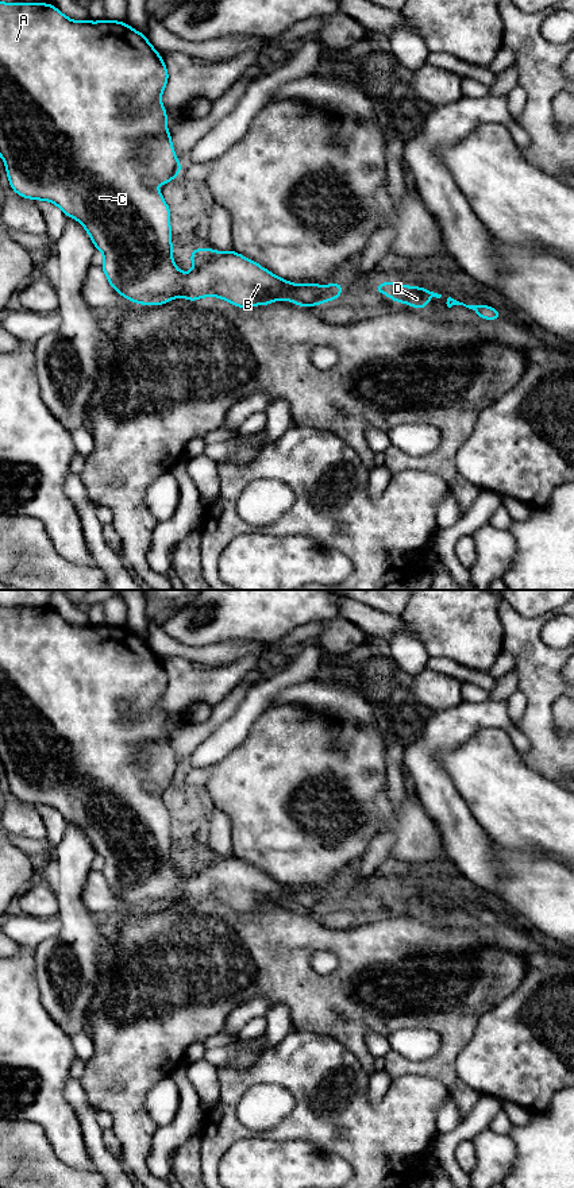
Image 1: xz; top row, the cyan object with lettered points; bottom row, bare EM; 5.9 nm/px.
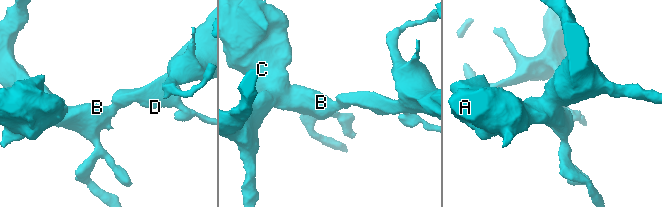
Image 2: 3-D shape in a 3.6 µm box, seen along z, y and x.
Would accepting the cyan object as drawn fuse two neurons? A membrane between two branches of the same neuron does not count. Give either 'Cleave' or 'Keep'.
Keep

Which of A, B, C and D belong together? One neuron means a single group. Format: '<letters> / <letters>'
A B C D

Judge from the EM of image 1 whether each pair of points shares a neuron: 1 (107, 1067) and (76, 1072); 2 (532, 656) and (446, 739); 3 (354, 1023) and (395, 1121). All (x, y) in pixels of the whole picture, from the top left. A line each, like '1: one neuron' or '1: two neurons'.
1: two neurons
2: two neurons
3: two neurons

